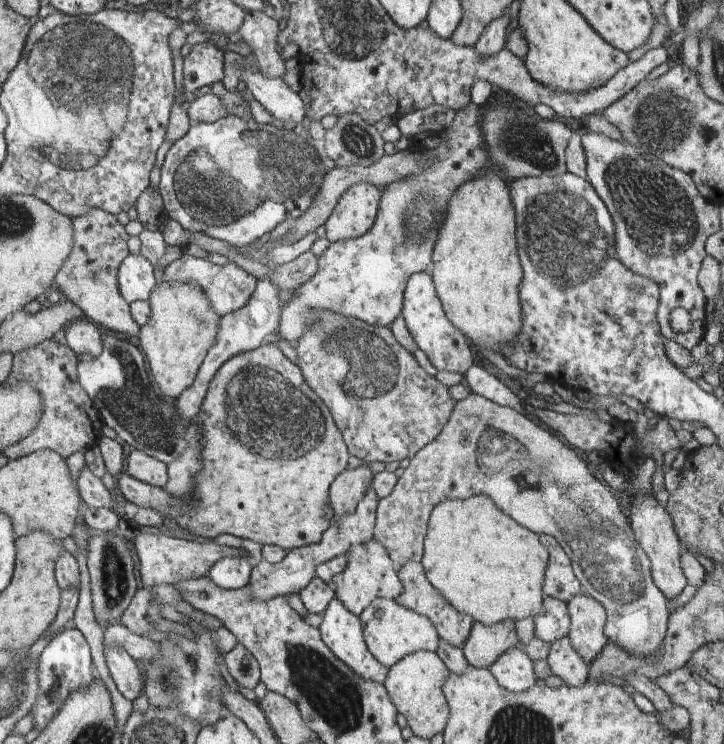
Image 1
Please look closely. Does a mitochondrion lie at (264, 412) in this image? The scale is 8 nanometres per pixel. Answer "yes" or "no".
yes

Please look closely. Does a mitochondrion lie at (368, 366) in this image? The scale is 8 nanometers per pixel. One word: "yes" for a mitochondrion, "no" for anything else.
yes

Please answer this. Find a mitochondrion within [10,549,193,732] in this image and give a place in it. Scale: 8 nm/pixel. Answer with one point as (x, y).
(49, 692)

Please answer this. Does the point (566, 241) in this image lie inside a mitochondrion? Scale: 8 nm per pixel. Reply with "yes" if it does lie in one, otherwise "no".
yes

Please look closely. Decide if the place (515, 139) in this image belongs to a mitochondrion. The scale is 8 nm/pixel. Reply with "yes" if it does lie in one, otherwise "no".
yes

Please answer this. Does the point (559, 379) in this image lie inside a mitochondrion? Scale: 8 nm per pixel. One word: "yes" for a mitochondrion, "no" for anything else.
no

